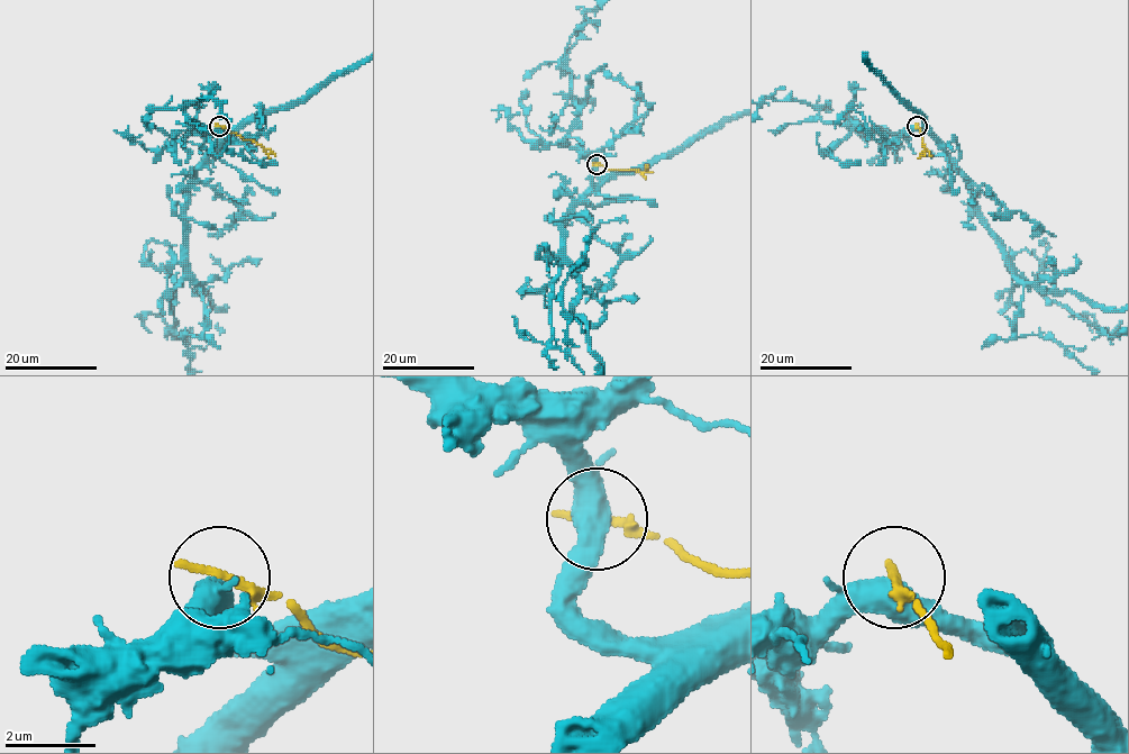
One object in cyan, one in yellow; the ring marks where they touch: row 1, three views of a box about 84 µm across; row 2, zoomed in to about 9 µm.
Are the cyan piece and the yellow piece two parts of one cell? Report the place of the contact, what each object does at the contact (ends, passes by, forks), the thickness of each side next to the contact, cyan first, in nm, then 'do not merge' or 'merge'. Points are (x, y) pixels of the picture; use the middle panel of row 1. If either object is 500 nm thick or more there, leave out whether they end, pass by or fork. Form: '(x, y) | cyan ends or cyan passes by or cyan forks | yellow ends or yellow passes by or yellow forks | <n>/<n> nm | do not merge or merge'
(597, 164) | cyan forks | yellow ends | 440/240 nm | do not merge

